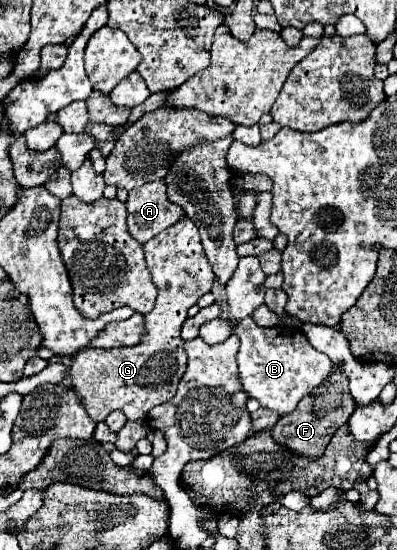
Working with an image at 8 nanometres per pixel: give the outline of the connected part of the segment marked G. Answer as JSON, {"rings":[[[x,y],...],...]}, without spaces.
{"rings":[[[182,216],[176,224],[156,234],[144,244],[148,270],[158,286],[156,306],[144,316],[146,336],[134,348],[86,348],[72,360],[68,378],[80,404],[94,422],[102,422],[112,410],[124,412],[128,420],[144,420],[148,412],[168,402],[176,394],[176,386],[186,370],[186,354],[182,350],[180,328],[186,312],[200,296],[210,292],[214,272],[202,250],[196,224]]]}

